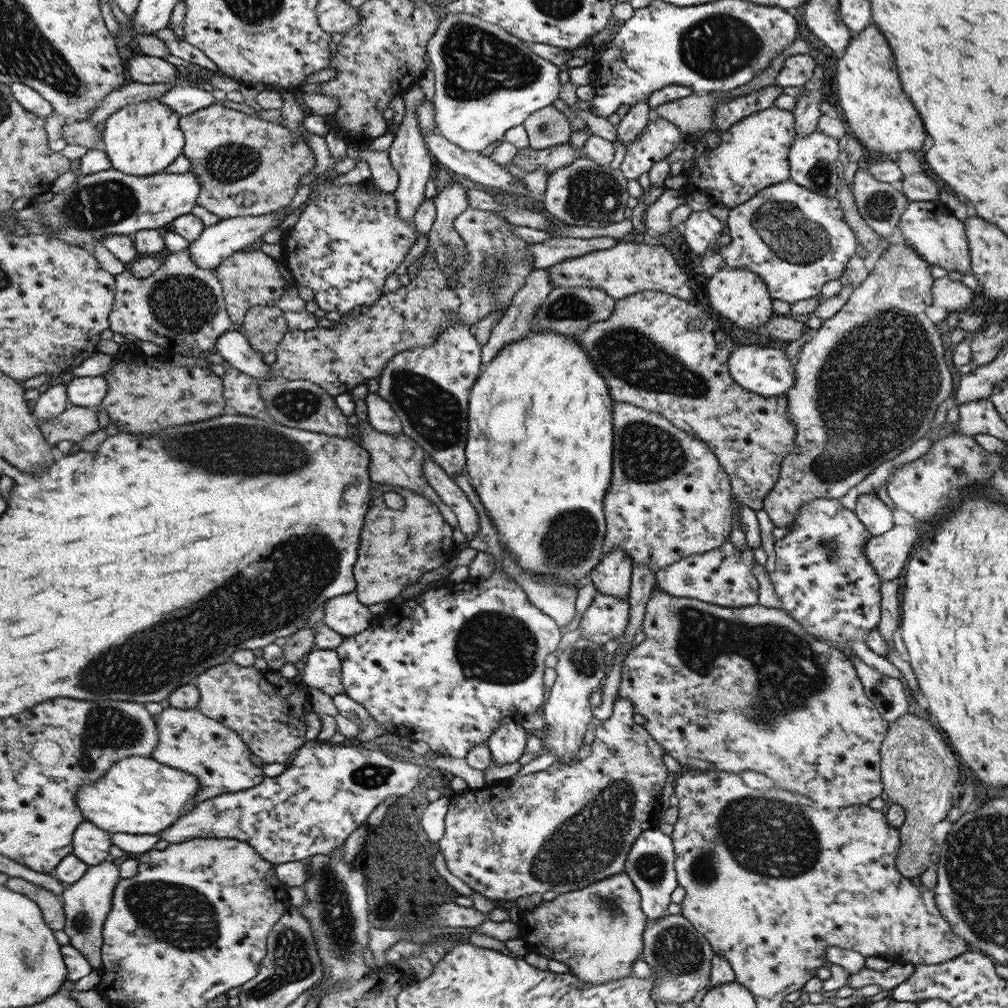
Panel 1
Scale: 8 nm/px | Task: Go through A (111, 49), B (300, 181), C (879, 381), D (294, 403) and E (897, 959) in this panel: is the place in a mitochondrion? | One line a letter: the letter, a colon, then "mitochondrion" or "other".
A: other
B: other
C: mitochondrion
D: mitochondrion
E: other

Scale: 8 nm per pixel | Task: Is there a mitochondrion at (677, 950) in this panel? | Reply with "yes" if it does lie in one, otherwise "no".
yes

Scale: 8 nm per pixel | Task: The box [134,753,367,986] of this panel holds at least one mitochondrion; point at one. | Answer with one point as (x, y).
(339, 920)

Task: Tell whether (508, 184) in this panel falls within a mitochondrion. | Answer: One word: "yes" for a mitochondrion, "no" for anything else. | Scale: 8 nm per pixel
no

